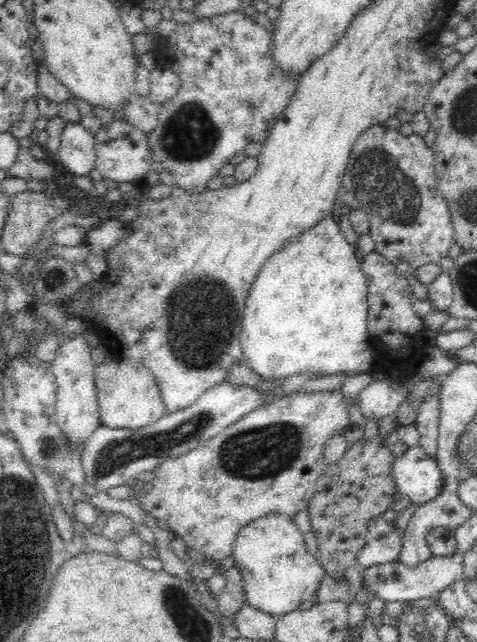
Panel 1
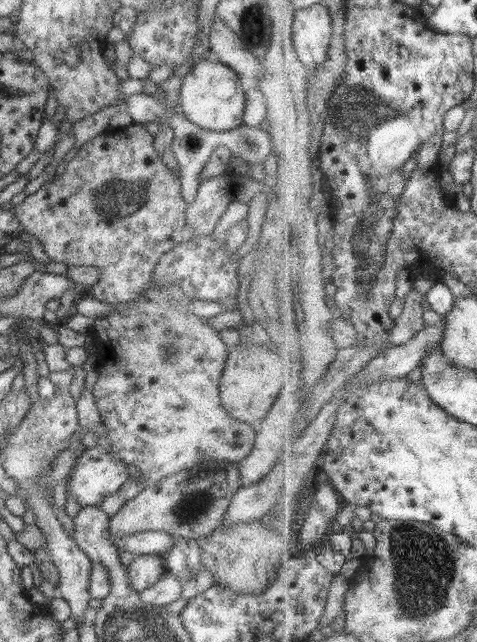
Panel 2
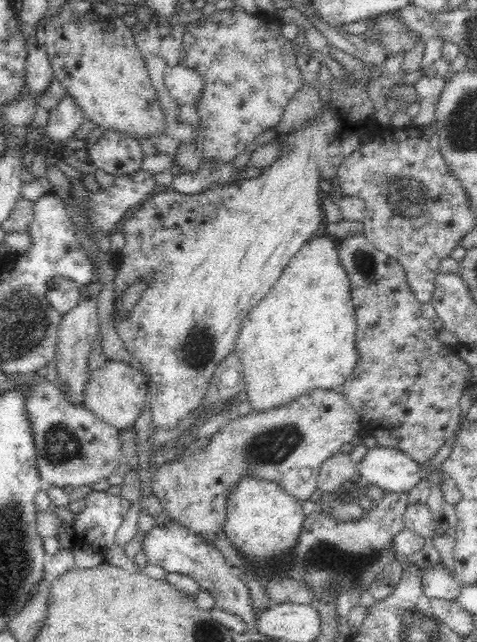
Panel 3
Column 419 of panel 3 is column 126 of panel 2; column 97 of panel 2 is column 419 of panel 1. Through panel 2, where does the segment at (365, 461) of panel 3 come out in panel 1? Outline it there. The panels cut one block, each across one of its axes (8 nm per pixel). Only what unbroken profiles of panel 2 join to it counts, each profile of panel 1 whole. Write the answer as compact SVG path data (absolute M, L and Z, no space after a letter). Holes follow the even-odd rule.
M407 447L400 456L394 457L388 468L399 494L421 505L432 500L442 486L442 473L438 462L428 458L419 447Z

